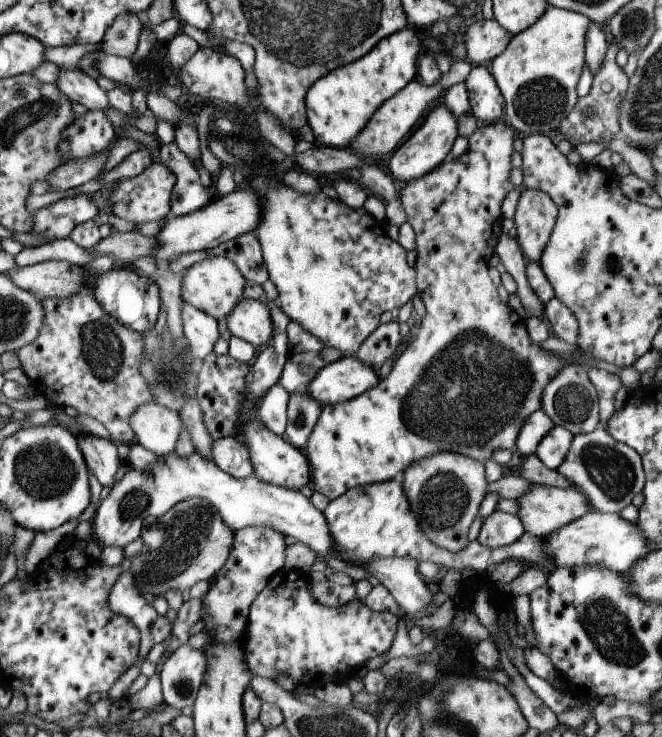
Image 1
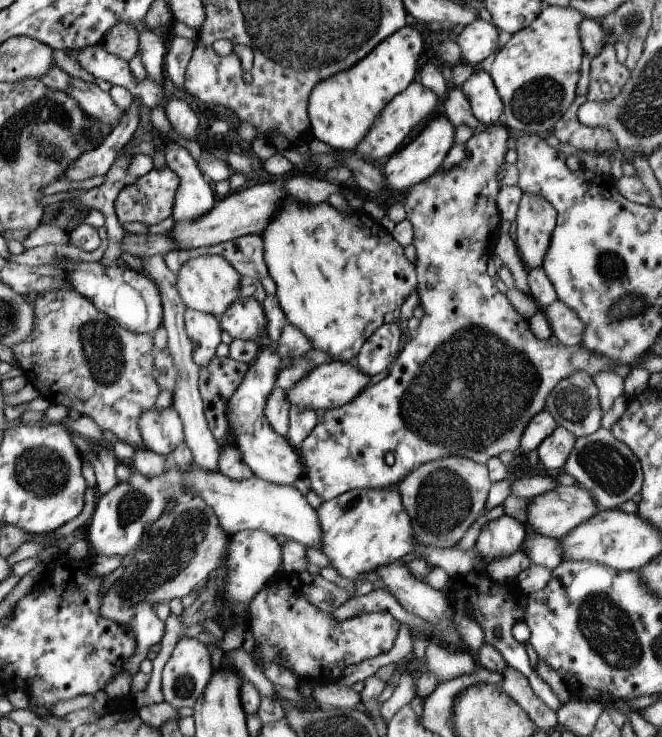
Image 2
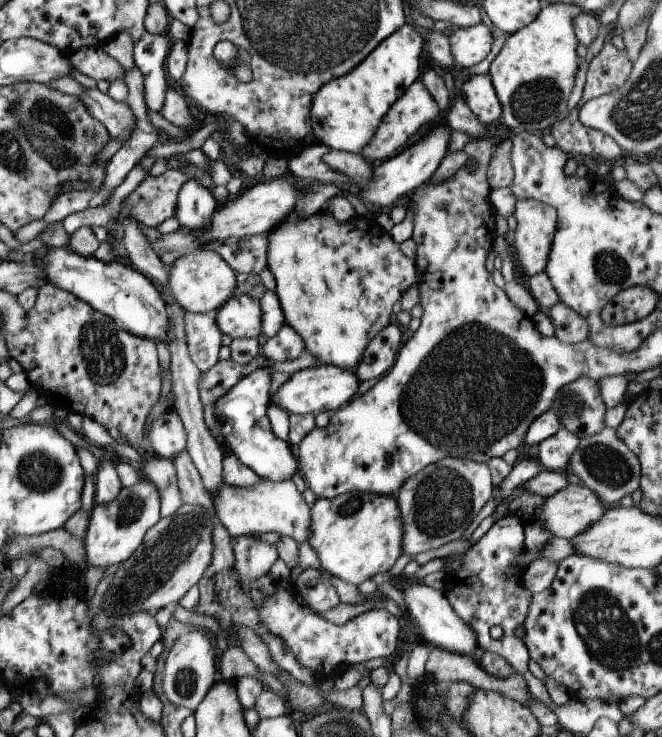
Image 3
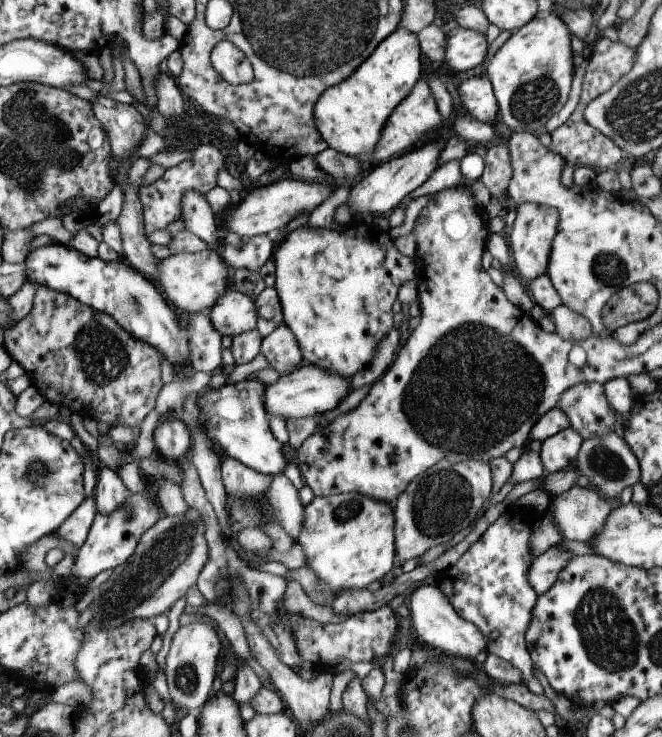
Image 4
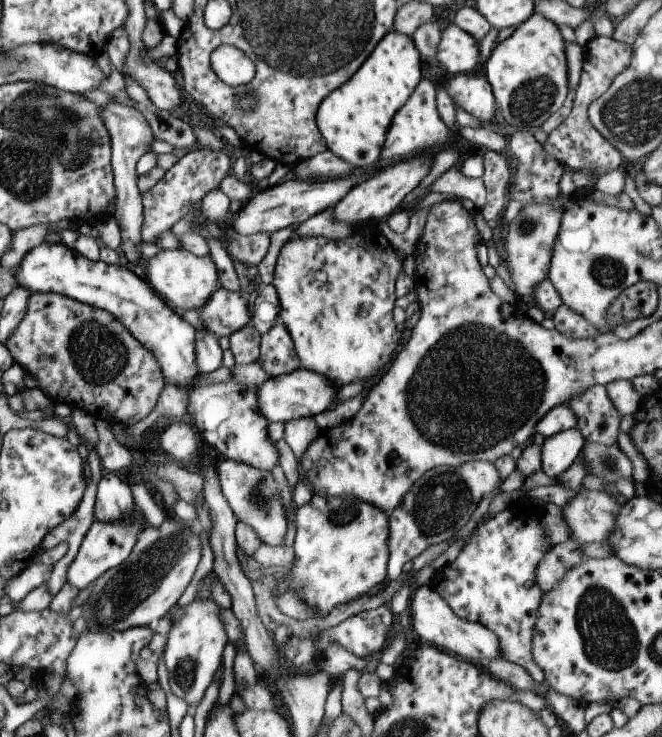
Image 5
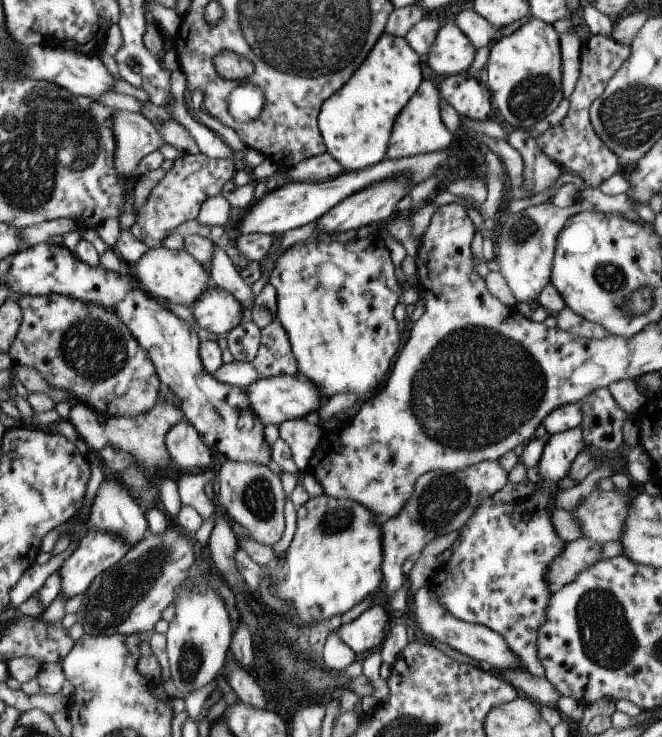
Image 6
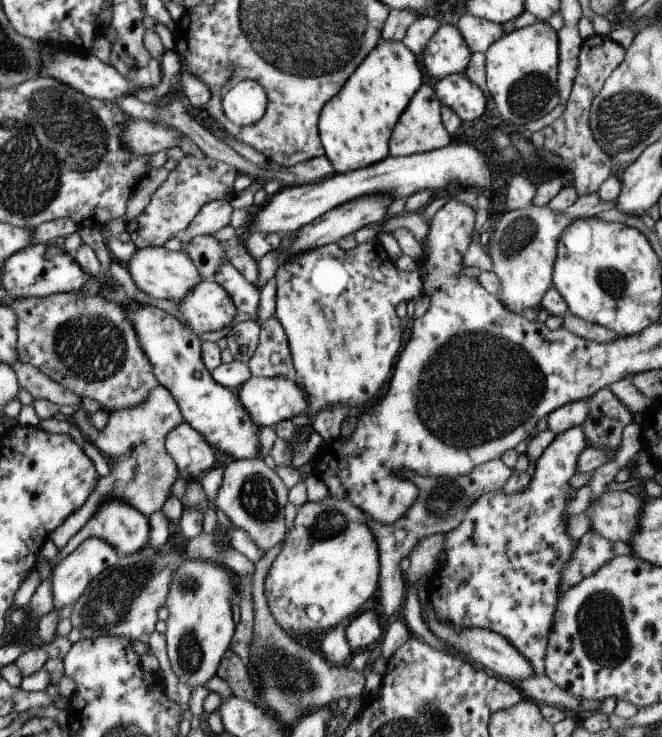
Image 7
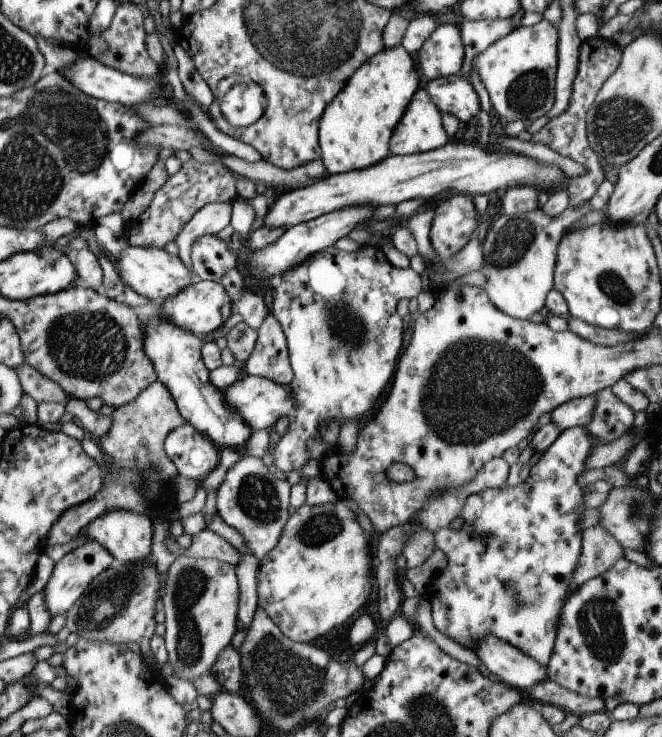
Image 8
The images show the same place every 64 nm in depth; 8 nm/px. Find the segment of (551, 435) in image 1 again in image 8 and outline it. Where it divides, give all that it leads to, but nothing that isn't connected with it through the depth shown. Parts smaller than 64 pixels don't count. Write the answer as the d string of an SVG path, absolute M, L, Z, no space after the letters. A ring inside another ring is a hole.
M584 427L562 431L524 482L514 487L505 484L501 488L488 488L468 496L461 511L465 525L460 530L440 528L433 533L436 548L448 558L446 568L433 579L426 595L432 604L434 626L440 633L472 651L476 640L492 634L536 662L548 665L560 626L560 607L572 593L570 584L582 552L584 530L580 527L580 517L586 509L584 496L591 488L581 486L578 478L586 471L584 464L590 450L599 444Z

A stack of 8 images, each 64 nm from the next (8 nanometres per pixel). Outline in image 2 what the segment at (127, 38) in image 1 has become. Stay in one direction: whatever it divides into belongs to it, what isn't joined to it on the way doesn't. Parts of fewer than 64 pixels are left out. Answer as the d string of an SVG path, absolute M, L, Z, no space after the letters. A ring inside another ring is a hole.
M119 20L107 30L102 47L129 62L140 48L138 29L130 21Z

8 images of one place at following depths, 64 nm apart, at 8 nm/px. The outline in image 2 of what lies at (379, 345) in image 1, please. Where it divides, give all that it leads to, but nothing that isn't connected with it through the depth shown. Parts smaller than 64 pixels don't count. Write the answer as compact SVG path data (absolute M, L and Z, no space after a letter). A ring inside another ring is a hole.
M397 321L382 323L364 342L354 362L371 377L392 366L399 355L402 331Z

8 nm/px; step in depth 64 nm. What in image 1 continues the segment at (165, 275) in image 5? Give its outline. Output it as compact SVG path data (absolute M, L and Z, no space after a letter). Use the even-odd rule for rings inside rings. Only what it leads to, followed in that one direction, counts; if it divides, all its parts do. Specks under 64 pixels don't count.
M208 257L184 271L181 298L211 316L215 321L219 321L228 317L234 307L244 299L242 297L244 286L246 286L246 279L234 262L224 257Z

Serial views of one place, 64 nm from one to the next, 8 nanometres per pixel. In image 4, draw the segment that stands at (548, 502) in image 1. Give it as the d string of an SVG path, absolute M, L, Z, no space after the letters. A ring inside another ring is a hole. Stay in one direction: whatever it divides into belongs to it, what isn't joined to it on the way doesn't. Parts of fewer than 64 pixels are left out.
M579 485L551 498L548 508L544 515L551 516L563 538L580 542L599 533L612 510L598 490Z

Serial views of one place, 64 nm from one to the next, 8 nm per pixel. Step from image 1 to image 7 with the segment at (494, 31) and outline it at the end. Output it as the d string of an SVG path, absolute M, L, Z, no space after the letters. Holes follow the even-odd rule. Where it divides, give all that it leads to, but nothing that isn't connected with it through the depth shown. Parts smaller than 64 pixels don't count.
M452 24L440 25L428 41L422 54L426 72L432 78L444 78L454 73L464 73L471 56L460 29Z

